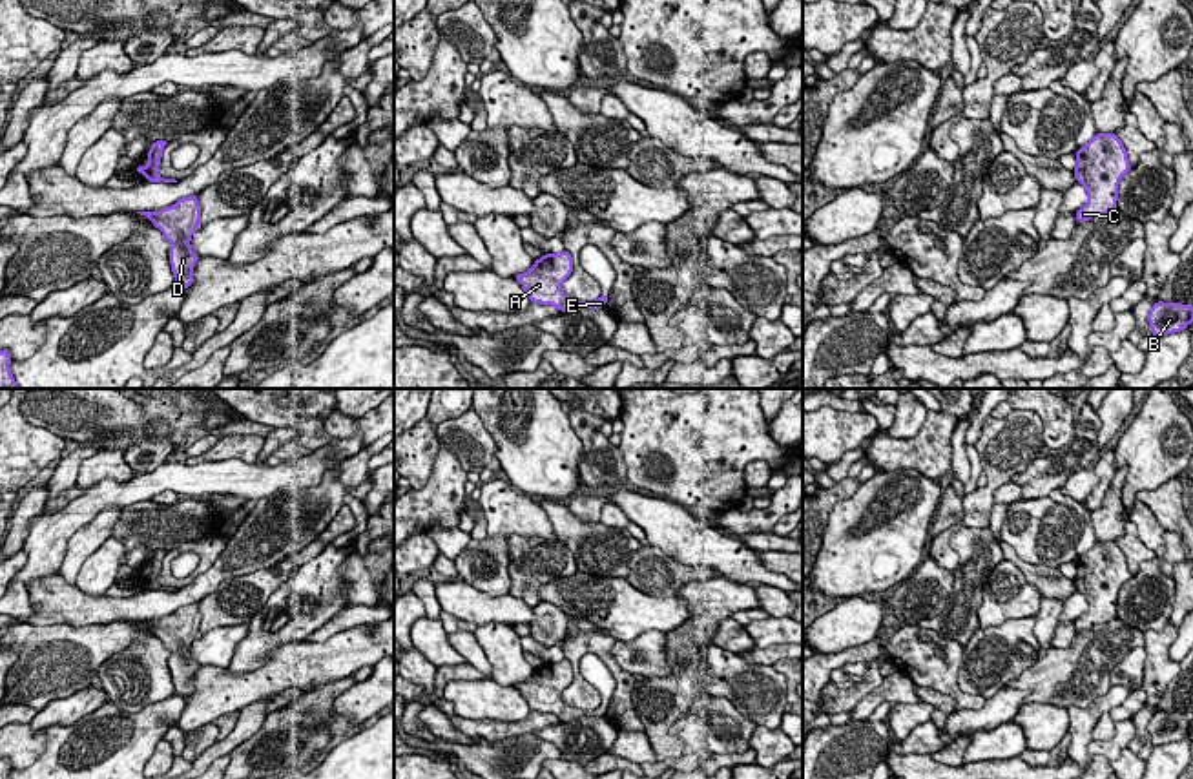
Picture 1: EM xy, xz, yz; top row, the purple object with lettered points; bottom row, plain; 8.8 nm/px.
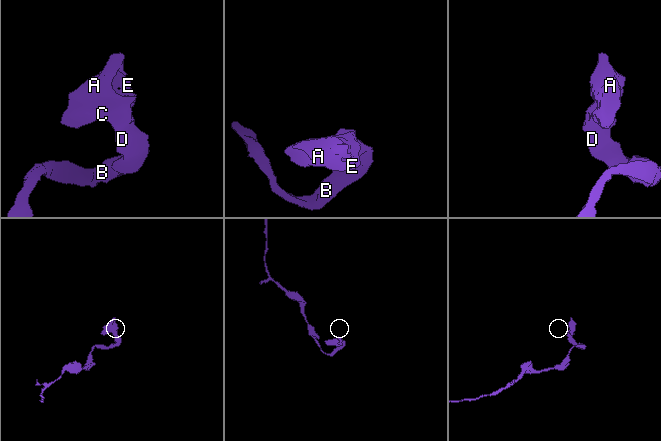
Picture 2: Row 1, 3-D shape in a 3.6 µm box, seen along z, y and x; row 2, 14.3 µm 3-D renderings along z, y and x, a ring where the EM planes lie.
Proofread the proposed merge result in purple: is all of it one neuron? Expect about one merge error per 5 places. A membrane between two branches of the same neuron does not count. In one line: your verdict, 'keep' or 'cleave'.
keep

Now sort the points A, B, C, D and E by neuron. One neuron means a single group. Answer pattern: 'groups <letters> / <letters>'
groups A B C D E

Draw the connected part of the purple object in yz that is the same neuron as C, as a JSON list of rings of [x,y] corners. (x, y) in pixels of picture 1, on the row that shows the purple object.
[[[1094,133],[1085,146],[1078,148],[1073,173],[1089,199],[1074,212],[1076,223],[1116,210],[1118,184],[1129,170],[1127,151],[1116,133]]]

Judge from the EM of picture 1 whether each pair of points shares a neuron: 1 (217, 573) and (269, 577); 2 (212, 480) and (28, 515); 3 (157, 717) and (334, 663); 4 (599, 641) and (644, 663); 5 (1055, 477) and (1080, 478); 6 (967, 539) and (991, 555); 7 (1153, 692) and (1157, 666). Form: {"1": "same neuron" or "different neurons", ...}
{"1": "different neurons", "2": "different neurons", "3": "different neurons", "4": "different neurons", "5": "different neurons", "6": "same neuron", "7": "same neuron"}

